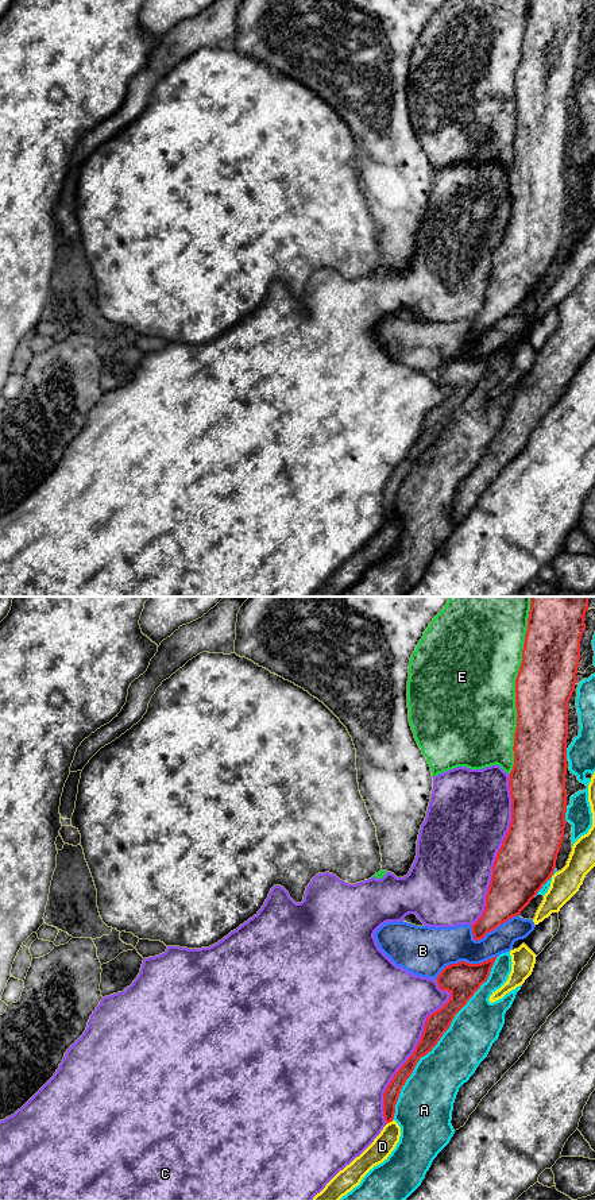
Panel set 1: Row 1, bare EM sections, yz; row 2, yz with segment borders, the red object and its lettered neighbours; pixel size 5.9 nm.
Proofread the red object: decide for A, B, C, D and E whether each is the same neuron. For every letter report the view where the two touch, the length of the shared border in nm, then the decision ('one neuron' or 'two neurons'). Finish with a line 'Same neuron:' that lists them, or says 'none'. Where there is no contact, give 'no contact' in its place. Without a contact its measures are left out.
A: yz | 1150 nm | two neurons
B: yz | 400 nm | two neurons
C: yz | 900 nm | two neurons
D: yz | 50 nm | two neurons
E: yz | 1050 nm | two neurons
Same neuron: none

